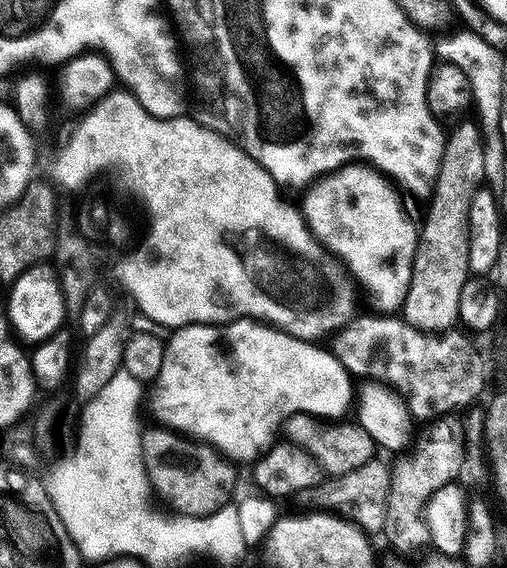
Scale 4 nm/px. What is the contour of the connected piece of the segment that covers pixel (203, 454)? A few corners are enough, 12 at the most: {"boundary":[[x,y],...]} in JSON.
{"boundary":[[172,429],[142,430],[153,491],[175,504],[231,501],[237,465]]}

